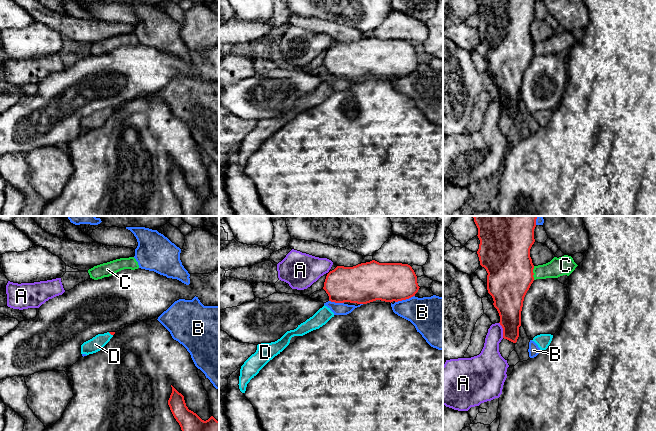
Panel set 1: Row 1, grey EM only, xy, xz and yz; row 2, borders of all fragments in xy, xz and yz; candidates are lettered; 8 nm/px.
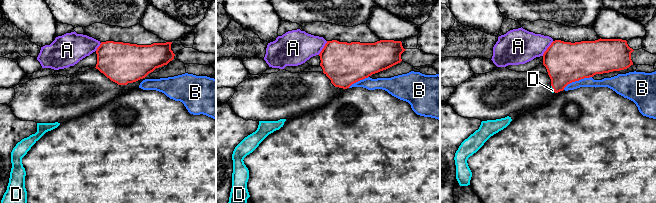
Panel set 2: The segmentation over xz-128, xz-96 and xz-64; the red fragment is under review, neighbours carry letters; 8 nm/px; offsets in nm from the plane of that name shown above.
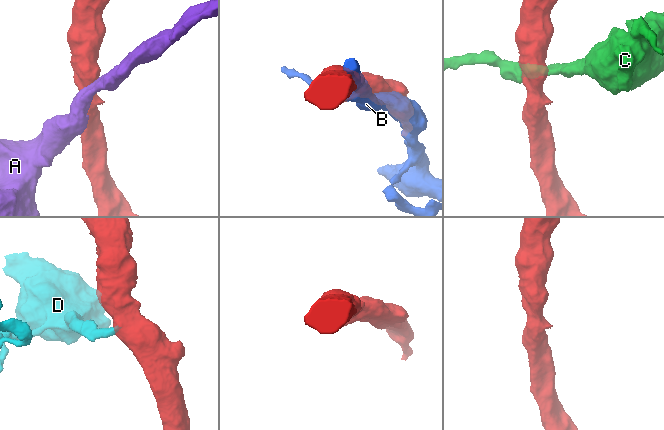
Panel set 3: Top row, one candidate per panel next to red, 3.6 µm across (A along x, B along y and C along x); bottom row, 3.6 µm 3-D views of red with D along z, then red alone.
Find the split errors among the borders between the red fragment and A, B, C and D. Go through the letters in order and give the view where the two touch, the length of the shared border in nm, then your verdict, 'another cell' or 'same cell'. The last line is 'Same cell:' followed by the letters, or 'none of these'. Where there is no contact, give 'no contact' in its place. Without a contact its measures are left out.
A: contact in yz; length 130 nm; another cell
B: contact in xz; length 170 nm; another cell
C: contact in yz; length 110 nm; another cell
D: contact in xy; length 50 nm; same cell
Same cell: D

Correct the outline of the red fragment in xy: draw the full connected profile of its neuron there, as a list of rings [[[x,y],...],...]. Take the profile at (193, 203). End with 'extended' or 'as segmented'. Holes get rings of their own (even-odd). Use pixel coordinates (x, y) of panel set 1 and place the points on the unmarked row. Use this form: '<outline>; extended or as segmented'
[[[172,161],[172,169],[168,176],[170,186],[179,199],[184,216],[219,216],[219,197],[213,192],[202,196],[186,182],[184,172]]]; as segmented

